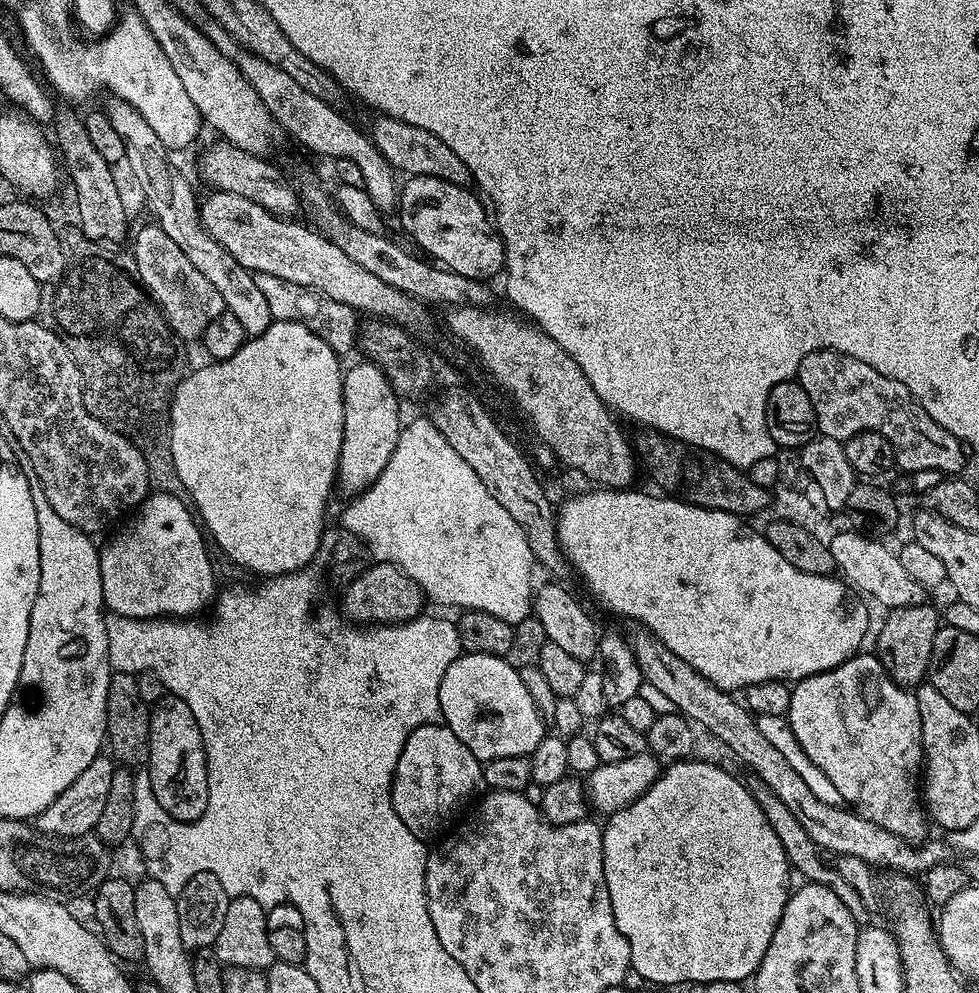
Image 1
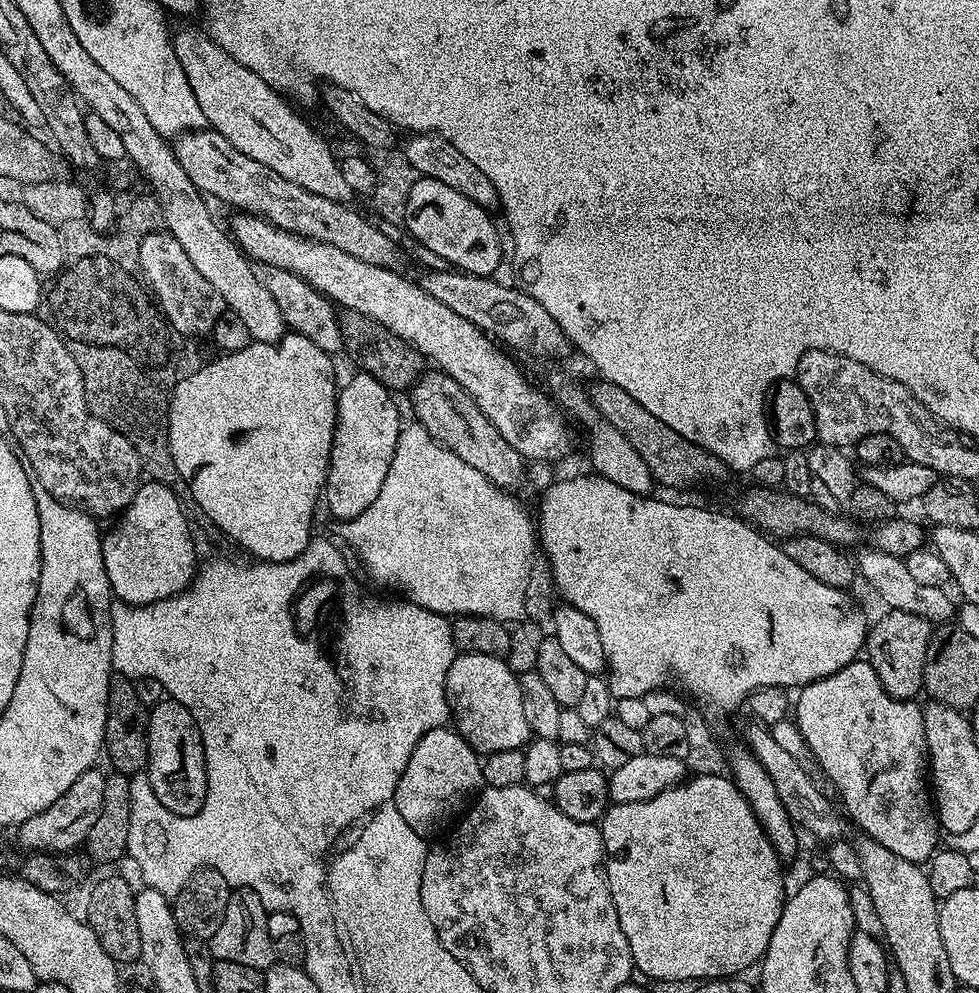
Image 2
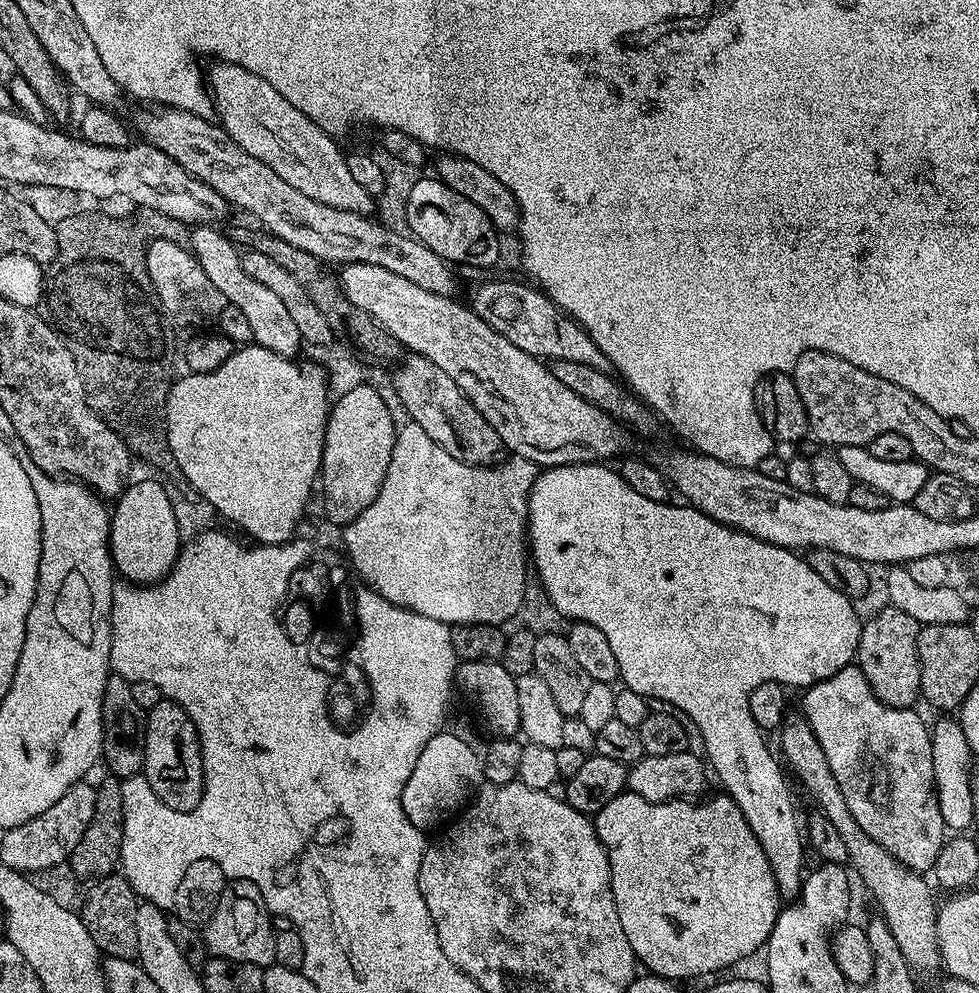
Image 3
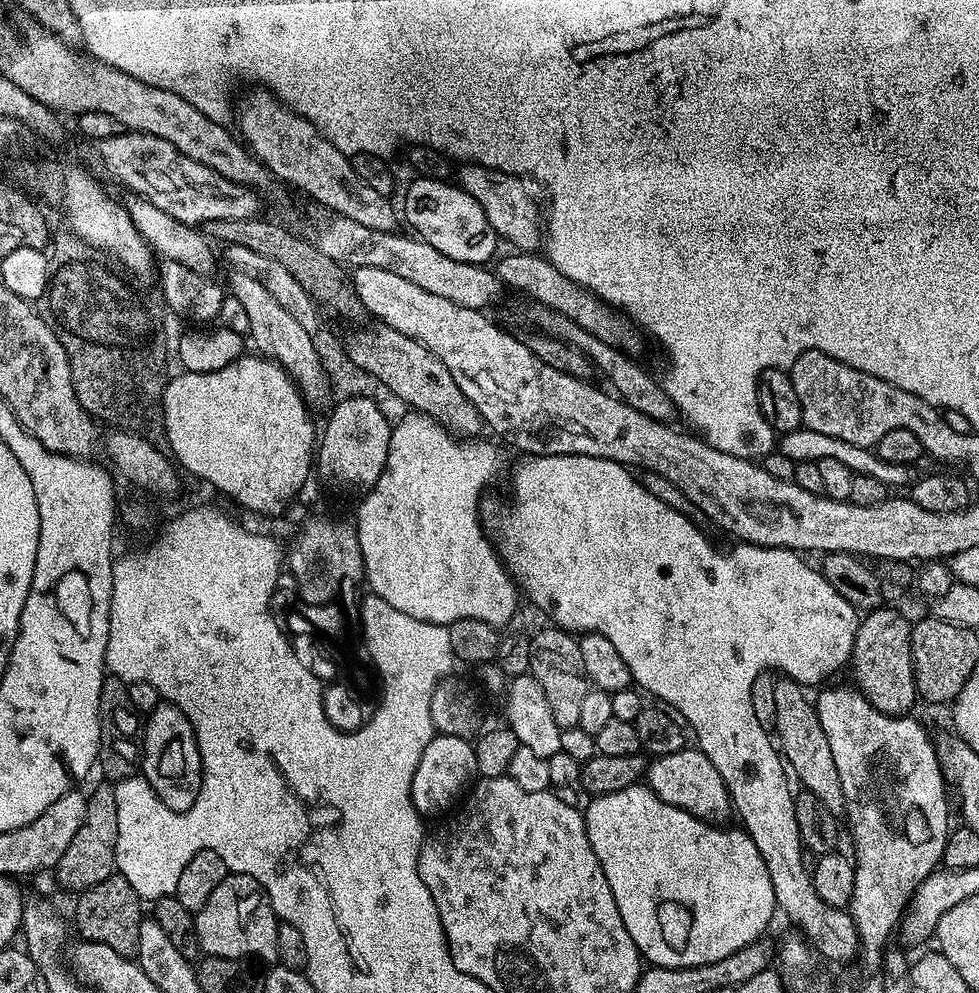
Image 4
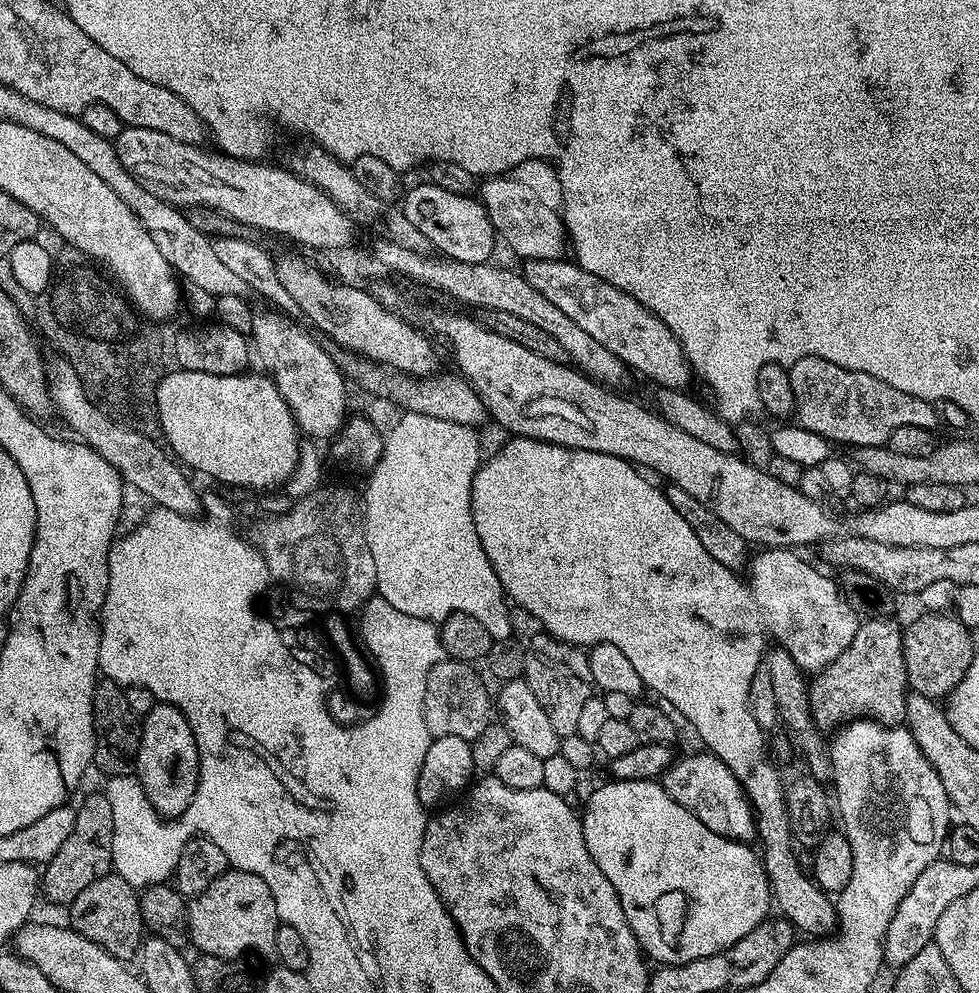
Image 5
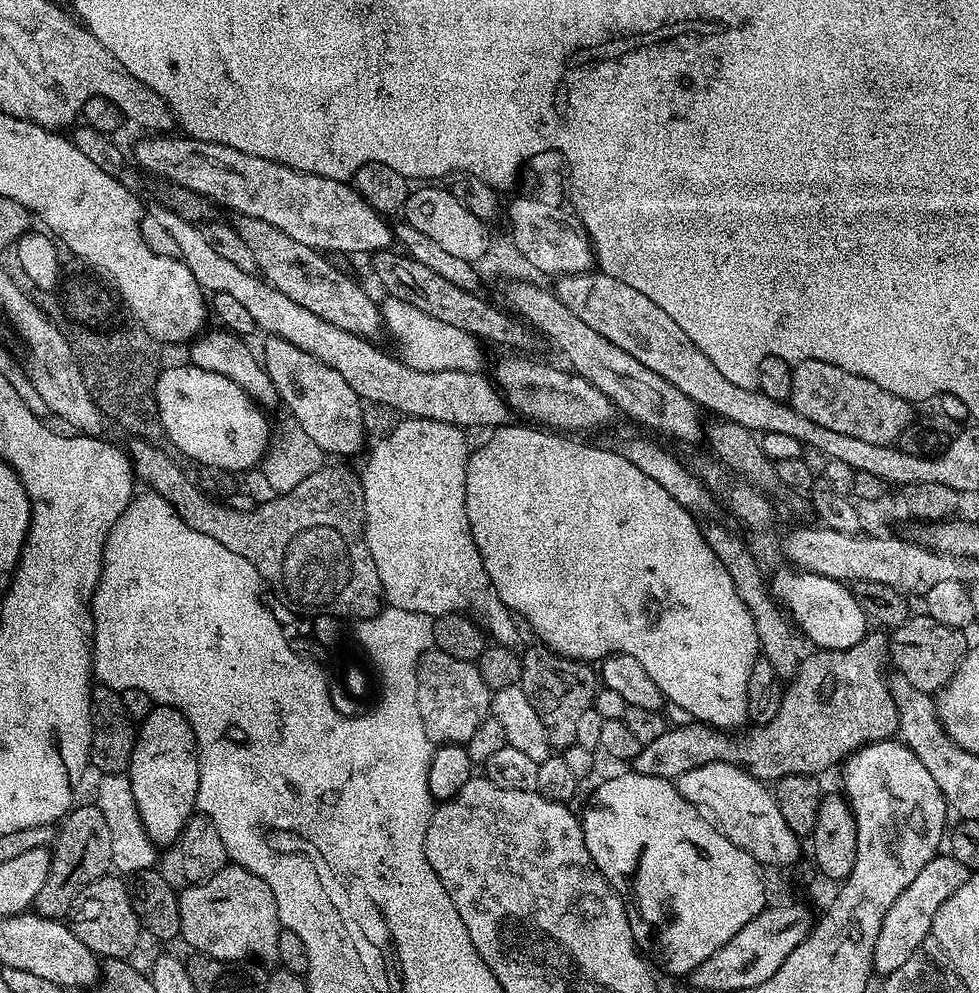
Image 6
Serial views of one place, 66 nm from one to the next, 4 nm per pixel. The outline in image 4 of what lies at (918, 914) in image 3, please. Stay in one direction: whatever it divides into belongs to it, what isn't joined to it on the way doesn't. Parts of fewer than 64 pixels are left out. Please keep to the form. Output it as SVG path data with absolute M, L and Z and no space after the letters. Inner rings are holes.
M785 676L777 679L774 688L774 736L791 773L802 782L801 787L814 794L831 813L840 816L845 813L842 782L839 781L829 739L818 721L816 707L811 699L807 700L805 692L803 685L796 680Z

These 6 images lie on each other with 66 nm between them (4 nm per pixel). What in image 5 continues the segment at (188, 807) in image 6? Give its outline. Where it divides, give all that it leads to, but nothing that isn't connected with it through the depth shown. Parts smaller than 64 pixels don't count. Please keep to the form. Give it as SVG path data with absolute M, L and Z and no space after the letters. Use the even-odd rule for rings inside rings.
M157 702L142 718L134 775L159 816L178 818L190 806L200 781L200 755L190 722L173 704Z

